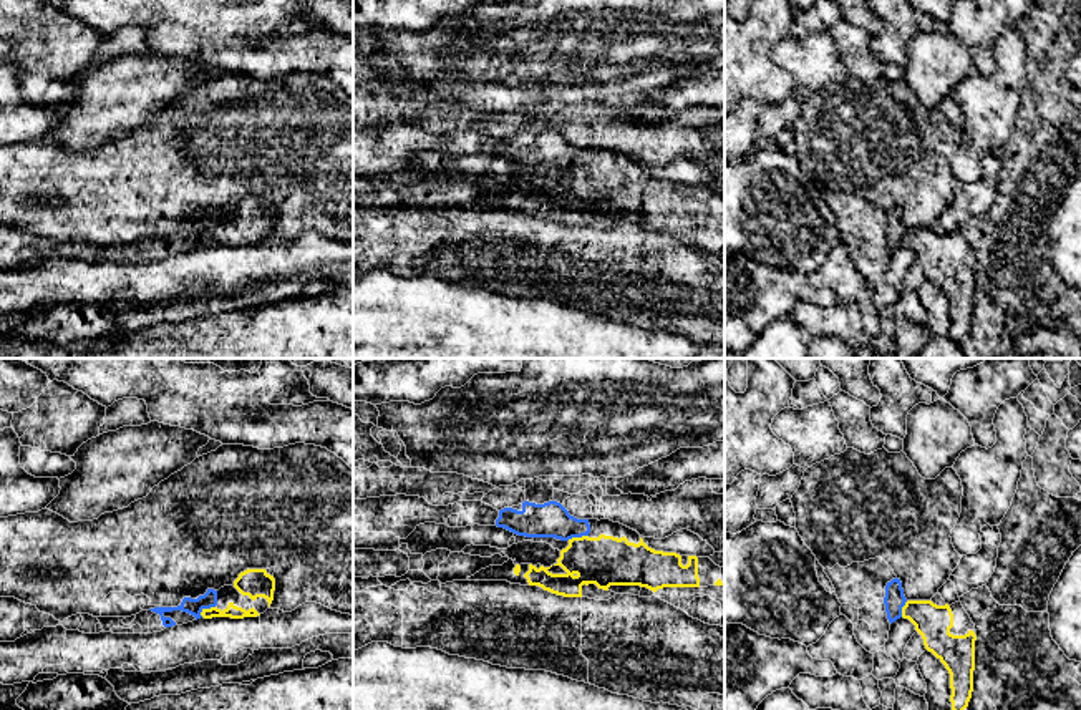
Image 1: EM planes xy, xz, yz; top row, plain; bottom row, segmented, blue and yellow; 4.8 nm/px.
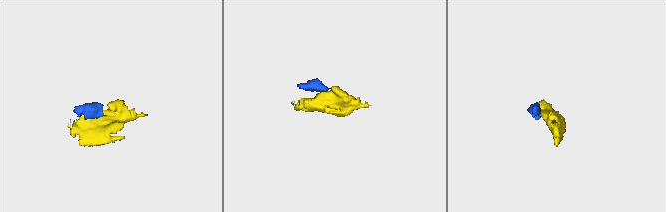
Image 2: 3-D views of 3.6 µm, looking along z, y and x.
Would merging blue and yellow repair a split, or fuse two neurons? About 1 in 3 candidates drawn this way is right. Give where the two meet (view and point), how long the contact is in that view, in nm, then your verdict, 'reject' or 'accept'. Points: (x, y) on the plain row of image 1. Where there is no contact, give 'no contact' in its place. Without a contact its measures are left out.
contact xy (206, 236); length 90 nm; accept

